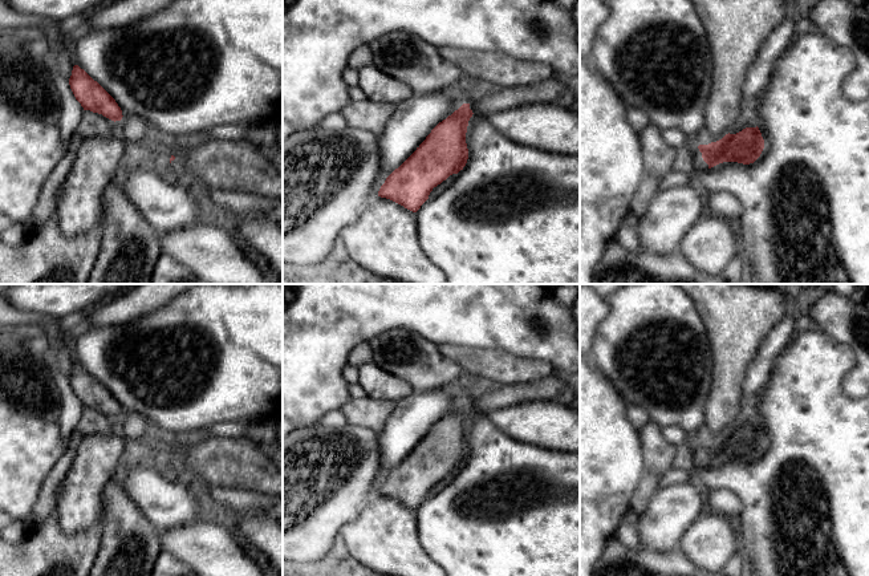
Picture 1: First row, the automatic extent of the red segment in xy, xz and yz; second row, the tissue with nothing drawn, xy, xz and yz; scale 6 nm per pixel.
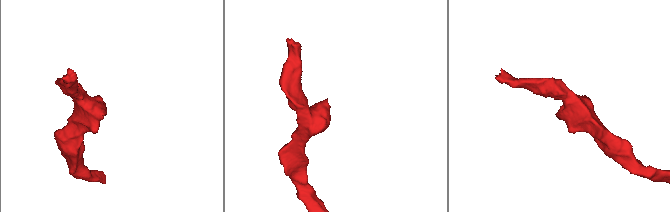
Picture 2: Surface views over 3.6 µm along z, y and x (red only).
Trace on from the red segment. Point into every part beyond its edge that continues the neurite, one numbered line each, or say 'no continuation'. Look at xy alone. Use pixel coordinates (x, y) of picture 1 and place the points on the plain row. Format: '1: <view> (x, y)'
1: xy (230, 462)

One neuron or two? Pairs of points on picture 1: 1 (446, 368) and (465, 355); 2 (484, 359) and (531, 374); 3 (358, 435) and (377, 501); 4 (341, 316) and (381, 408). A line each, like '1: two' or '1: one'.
1: two
2: one
3: two
4: two

